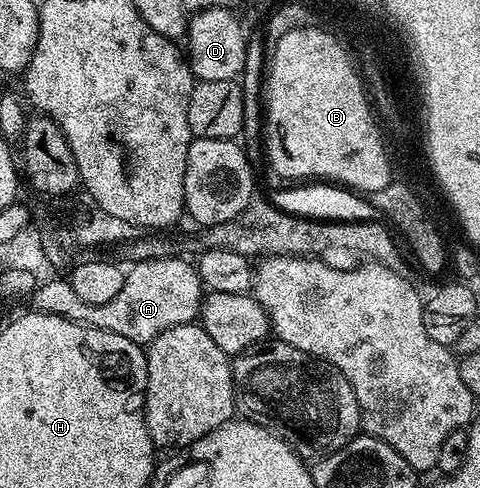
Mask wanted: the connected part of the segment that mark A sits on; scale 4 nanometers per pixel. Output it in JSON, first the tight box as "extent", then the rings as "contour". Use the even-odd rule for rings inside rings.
{"extent":[33,256,205,344],"contour":[[[172,256],[134,263],[125,273],[121,292],[105,304],[85,304],[85,300],[74,294],[70,281],[59,276],[44,281],[36,289],[33,301],[36,311],[68,318],[82,326],[96,326],[117,336],[125,336],[125,340],[150,344],[169,328],[194,323],[200,317],[204,297],[205,287],[199,279],[198,269],[186,257]]]}

